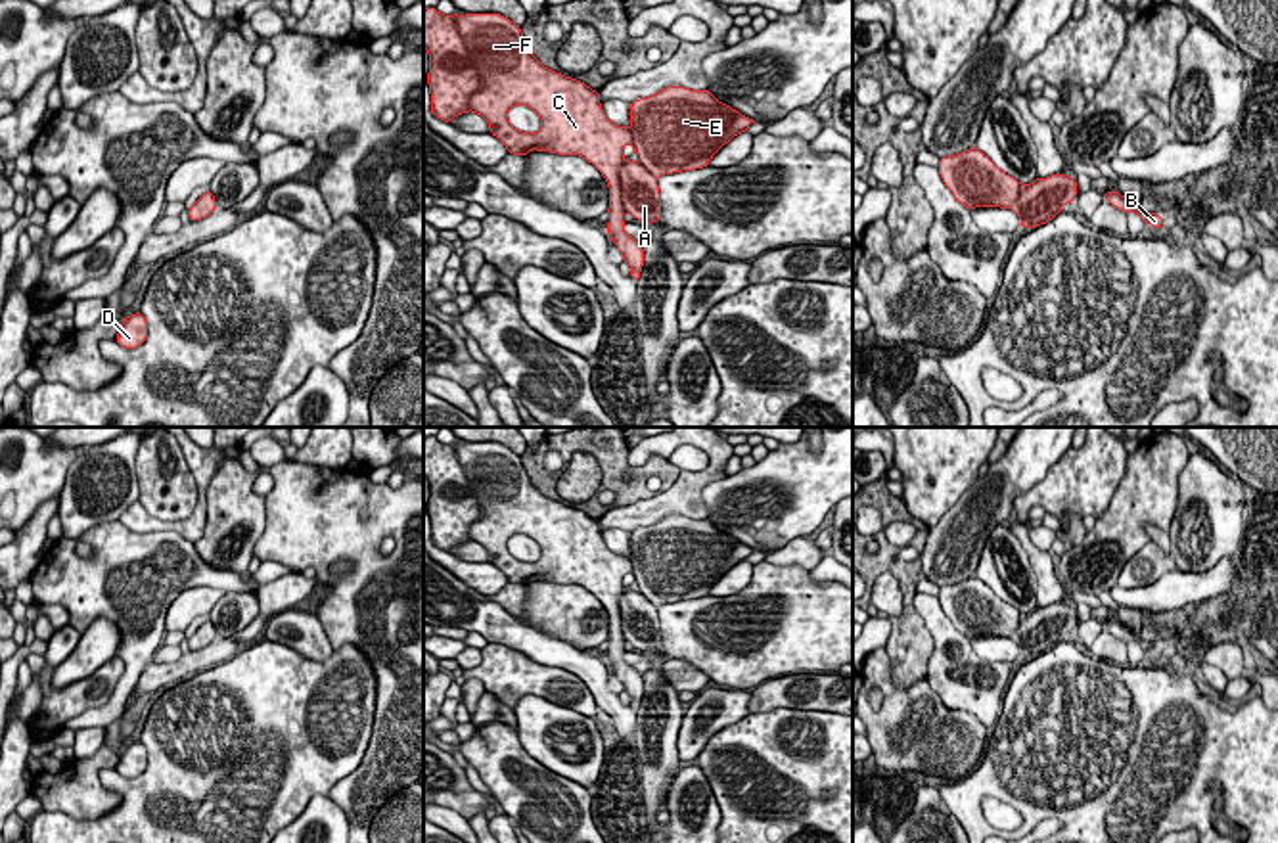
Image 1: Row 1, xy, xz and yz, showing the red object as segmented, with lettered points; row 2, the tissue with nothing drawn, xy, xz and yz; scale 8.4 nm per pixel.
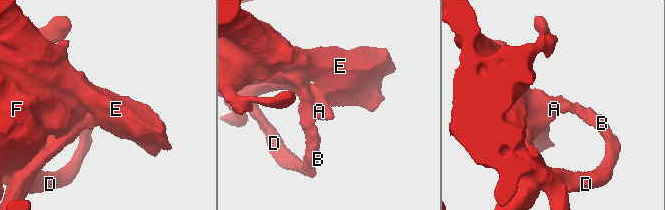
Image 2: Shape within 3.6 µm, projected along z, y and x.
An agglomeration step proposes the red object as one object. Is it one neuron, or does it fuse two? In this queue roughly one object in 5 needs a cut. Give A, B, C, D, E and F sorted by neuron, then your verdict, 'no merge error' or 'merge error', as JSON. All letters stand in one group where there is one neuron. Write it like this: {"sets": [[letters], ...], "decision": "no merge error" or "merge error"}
{"sets": [["A", "B", "C", "D", "E", "F"]], "decision": "no merge error"}

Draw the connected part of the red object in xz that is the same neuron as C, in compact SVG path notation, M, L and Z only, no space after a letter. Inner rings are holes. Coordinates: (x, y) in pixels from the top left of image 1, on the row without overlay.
M437 437L423 439L423 477L429 481L427 513L431 542L450 552L456 544L479 542L513 584L550 581L581 584L592 592L609 615L609 651L605 661L640 709L644 695L642 674L623 655L630 642L644 653L661 649L657 607L663 604L709 596L711 586L736 563L749 558L753 548L719 531L709 519L667 515L661 521L630 531L630 556L619 556L602 538L600 523L584 512L544 496L527 475L521 456L500 443L445 444ZM513 535L527 535L540 546L540 559L527 563L508 550Z

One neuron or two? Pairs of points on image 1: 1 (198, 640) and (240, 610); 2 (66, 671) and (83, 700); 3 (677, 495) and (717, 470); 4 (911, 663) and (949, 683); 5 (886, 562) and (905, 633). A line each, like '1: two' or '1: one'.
1: one
2: two
3: one
4: two
5: one

